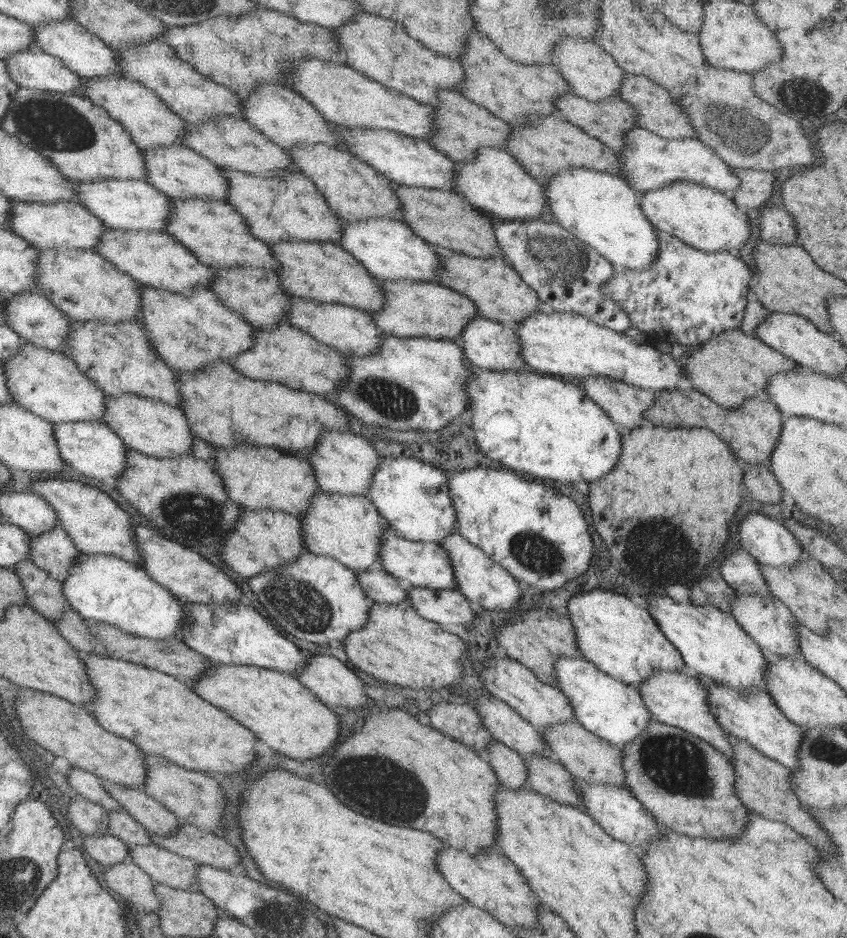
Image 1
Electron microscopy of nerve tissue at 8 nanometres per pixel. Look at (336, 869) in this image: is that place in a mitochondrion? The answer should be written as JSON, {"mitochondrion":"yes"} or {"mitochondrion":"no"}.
{"mitochondrion":"no"}

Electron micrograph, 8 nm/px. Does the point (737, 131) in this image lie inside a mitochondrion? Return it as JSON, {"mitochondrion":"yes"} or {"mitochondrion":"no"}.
{"mitochondrion":"yes"}

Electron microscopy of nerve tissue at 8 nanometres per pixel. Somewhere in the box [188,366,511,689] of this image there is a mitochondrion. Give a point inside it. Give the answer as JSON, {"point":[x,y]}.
{"point":[304,607]}

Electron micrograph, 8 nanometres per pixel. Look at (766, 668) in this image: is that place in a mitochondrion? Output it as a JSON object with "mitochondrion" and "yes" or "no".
{"mitochondrion":"no"}

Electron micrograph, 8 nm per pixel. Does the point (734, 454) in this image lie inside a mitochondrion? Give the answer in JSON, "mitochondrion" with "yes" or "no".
{"mitochondrion":"no"}

